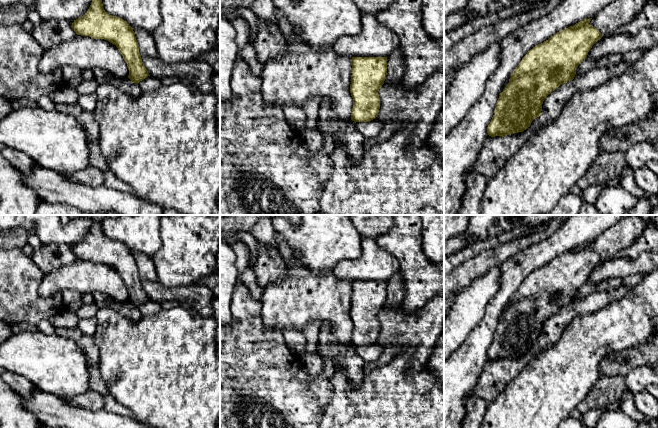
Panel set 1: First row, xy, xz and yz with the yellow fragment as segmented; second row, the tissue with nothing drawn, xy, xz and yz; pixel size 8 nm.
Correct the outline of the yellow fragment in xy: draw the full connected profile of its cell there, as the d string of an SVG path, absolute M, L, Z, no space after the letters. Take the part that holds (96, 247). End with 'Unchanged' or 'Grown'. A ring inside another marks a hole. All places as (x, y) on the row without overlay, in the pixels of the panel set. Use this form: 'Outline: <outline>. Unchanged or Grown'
Outline: M93 221L88 235L74 244L72 252L77 259L104 263L114 268L128 290L128 302L132 307L138 308L150 300L142 286L133 252L122 242L108 238L101 222Z. Unchanged

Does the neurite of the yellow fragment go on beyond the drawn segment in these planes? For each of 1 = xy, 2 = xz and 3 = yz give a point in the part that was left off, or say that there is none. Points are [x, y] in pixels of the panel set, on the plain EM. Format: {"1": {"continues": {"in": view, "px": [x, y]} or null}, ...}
{"1": {"continues": null}, "2": {"continues": null}, "3": {"continues": null}}

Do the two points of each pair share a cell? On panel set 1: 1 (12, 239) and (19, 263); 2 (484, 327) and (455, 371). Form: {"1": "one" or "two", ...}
{"1": "two", "2": "one"}

